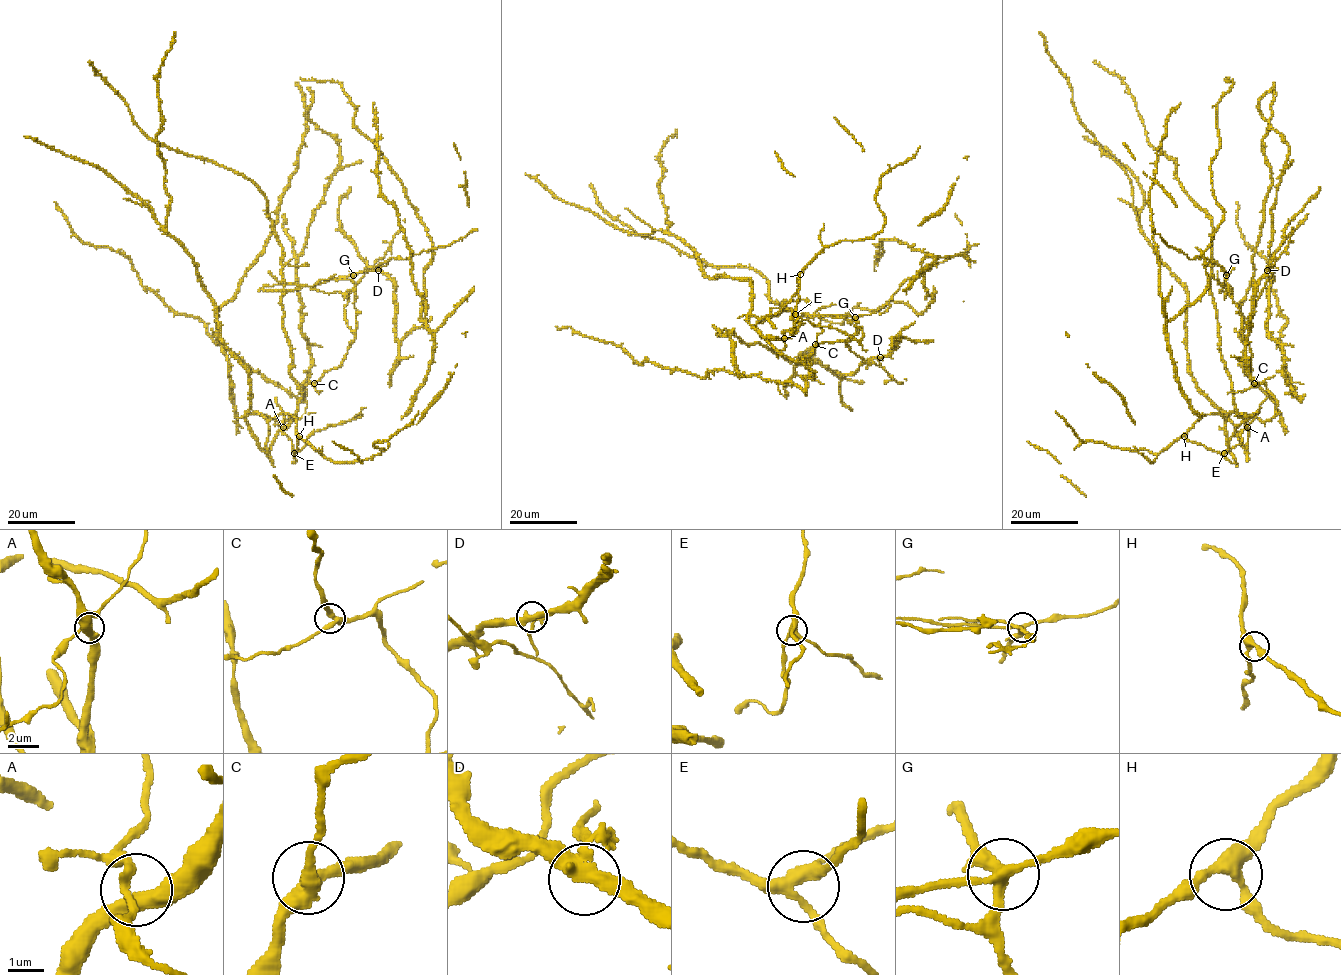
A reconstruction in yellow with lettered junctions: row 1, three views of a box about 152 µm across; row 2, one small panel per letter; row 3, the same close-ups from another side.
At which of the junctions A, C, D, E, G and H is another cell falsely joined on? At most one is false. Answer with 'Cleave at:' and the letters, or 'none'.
Cleave at: G

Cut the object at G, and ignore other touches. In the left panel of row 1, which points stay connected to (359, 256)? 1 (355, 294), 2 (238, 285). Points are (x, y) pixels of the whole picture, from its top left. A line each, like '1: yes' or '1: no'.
1: yes
2: yes

